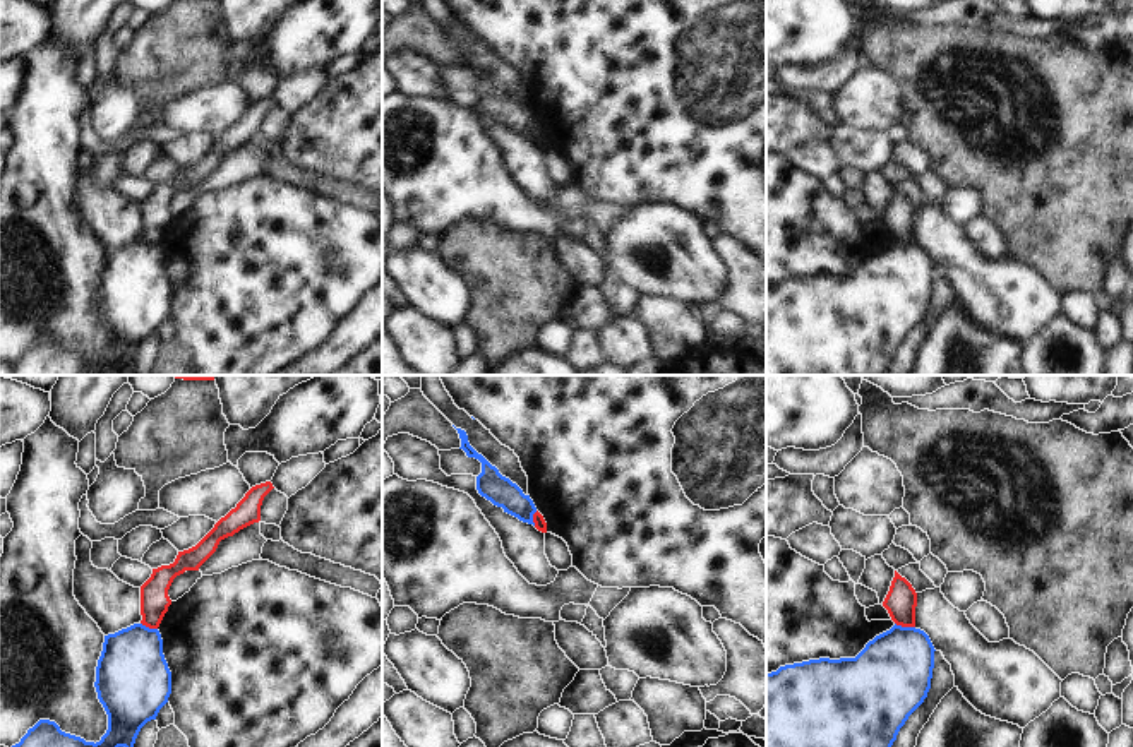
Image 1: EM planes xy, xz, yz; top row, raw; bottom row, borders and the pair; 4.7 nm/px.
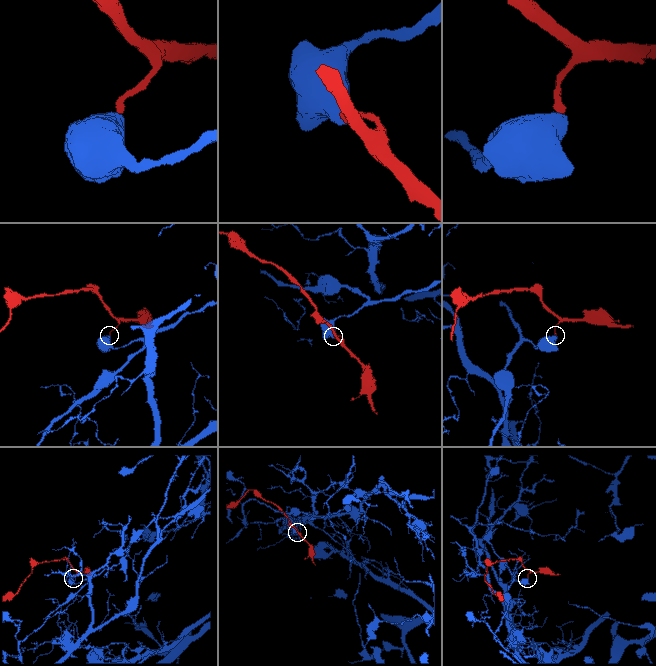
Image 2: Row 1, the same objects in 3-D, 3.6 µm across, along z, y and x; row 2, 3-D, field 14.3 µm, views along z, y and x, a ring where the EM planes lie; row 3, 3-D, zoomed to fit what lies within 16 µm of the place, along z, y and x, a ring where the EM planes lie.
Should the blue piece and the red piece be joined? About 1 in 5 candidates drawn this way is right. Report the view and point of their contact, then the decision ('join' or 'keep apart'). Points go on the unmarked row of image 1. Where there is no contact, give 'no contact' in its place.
yz (905, 244) | keep apart

